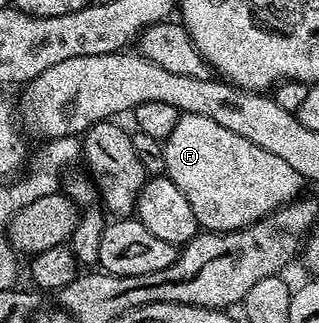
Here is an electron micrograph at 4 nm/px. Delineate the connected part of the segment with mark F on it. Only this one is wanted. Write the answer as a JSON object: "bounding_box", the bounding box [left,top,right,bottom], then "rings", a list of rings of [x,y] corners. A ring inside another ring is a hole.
{"bounding_box":[163,114,302,232],"rings":[[[182,114],[163,143],[165,175],[183,190],[183,198],[187,198],[204,231],[234,232],[246,228],[302,195],[301,175],[283,158],[263,150],[263,146],[255,146],[255,142],[247,142],[247,138],[227,130],[227,126],[203,118],[203,114]]]}

